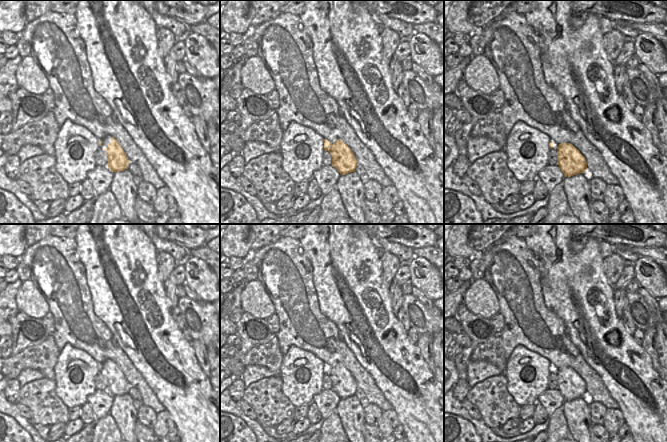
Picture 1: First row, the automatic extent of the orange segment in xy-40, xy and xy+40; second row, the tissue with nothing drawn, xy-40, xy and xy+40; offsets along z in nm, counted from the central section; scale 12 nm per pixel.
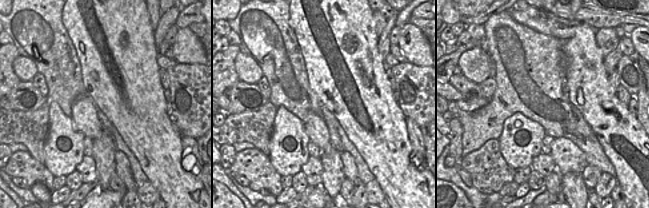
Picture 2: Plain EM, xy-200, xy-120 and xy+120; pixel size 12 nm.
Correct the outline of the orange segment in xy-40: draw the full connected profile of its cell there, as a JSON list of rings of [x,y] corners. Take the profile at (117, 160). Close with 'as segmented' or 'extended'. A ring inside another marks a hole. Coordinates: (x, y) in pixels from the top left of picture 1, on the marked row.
[[[106,136],[100,140],[100,149],[108,156],[108,168],[112,172],[120,172],[128,169],[130,162],[114,137]]]; extended

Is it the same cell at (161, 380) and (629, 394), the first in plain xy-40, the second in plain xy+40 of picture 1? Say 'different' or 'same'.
same

